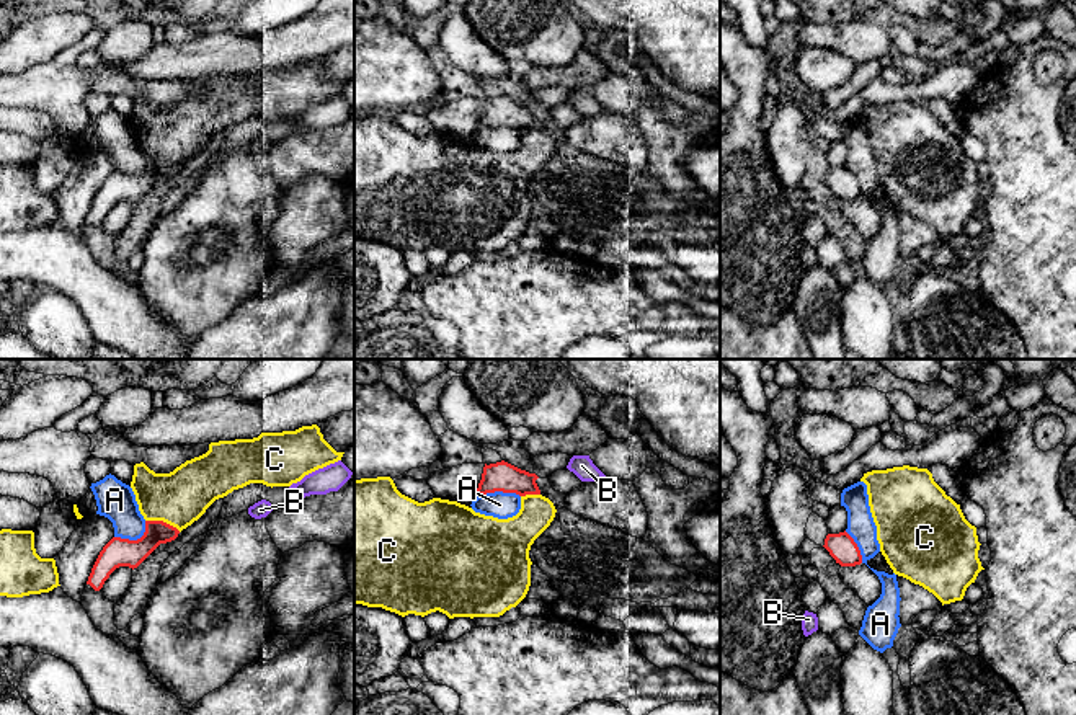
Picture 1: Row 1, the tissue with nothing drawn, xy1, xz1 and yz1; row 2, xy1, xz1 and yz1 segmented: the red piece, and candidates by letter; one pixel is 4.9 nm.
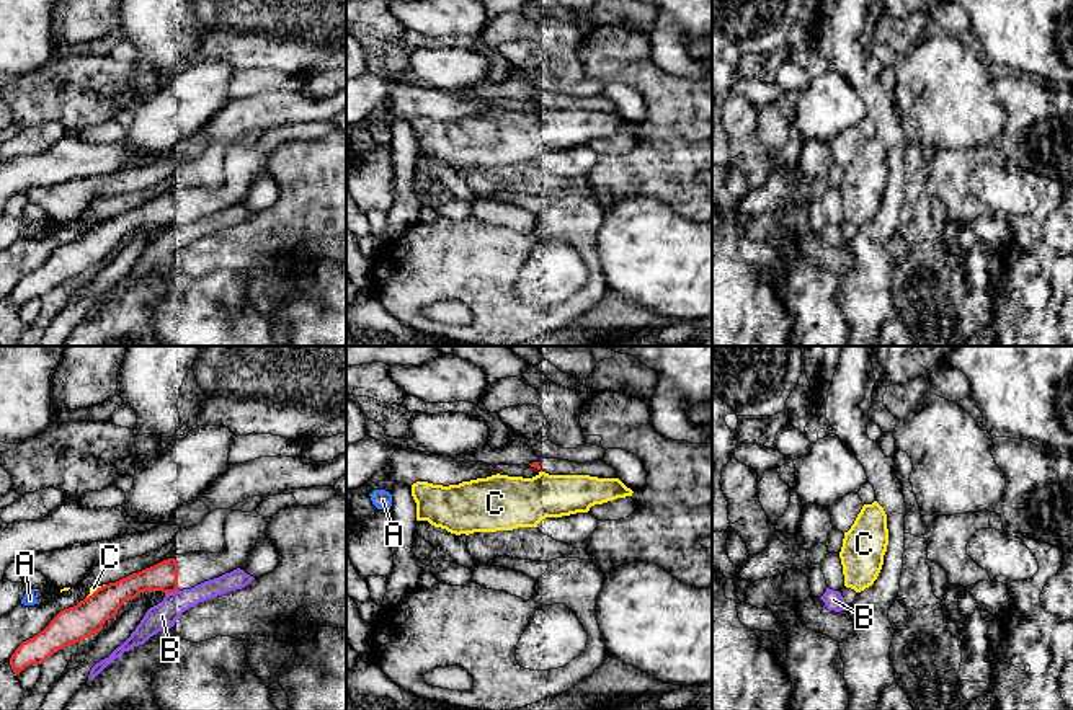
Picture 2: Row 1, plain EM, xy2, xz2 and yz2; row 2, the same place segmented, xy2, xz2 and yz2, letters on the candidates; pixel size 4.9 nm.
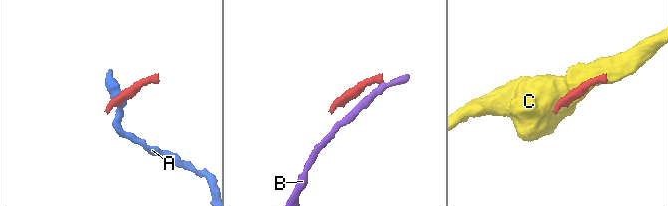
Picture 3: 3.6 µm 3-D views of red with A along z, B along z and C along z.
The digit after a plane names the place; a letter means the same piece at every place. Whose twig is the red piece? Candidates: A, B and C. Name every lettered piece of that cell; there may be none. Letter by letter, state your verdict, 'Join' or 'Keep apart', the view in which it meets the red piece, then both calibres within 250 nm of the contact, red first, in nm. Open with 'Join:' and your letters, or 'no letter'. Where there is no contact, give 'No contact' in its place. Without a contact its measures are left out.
Join: no letter
A: Keep apart. Touches red in xz1. Thickness 140 nm (red) against 130 nm
B: Keep apart. Touches red in xy2. Thickness 140 nm (red) against 130 nm
C: Keep apart. Touches red in xy1. Thickness 140 nm (red) against 280 nm

